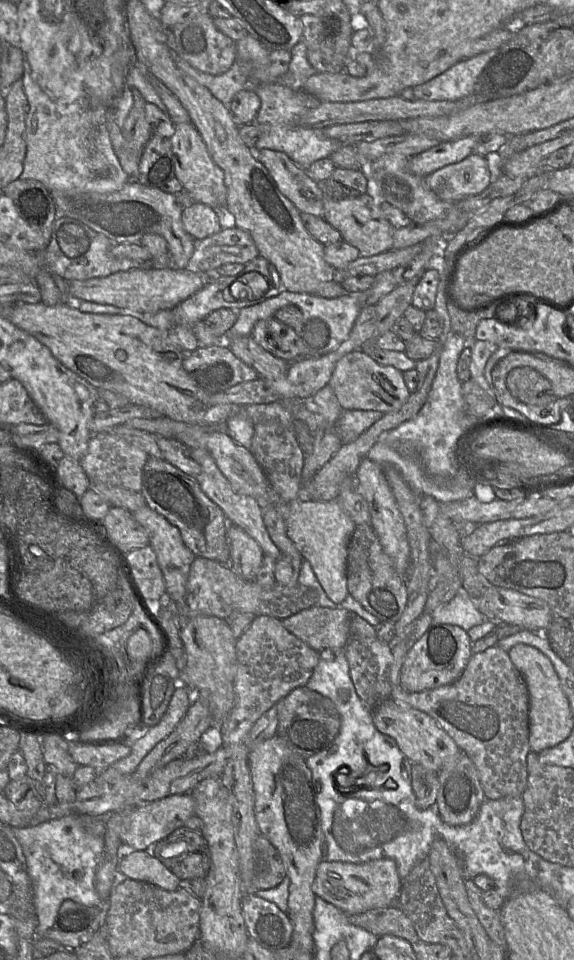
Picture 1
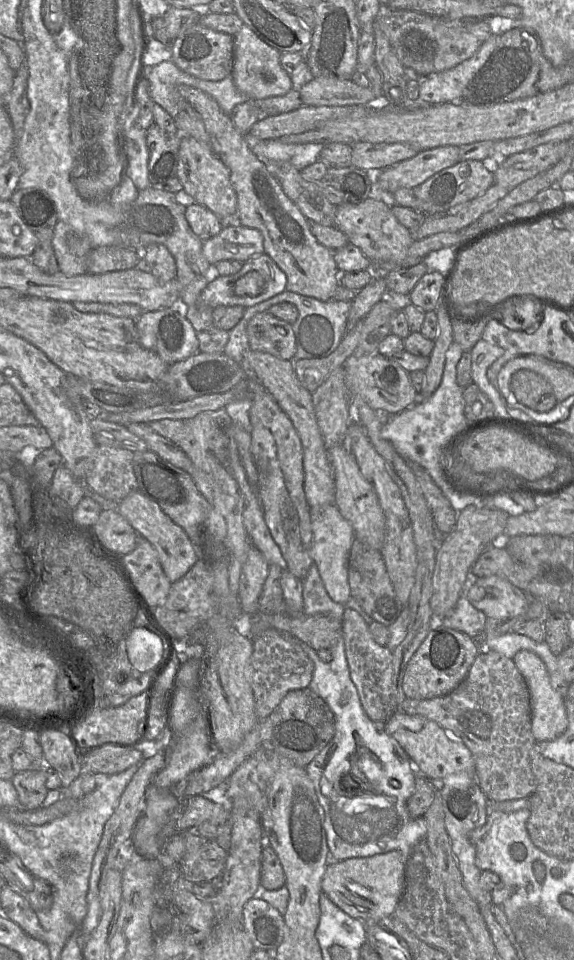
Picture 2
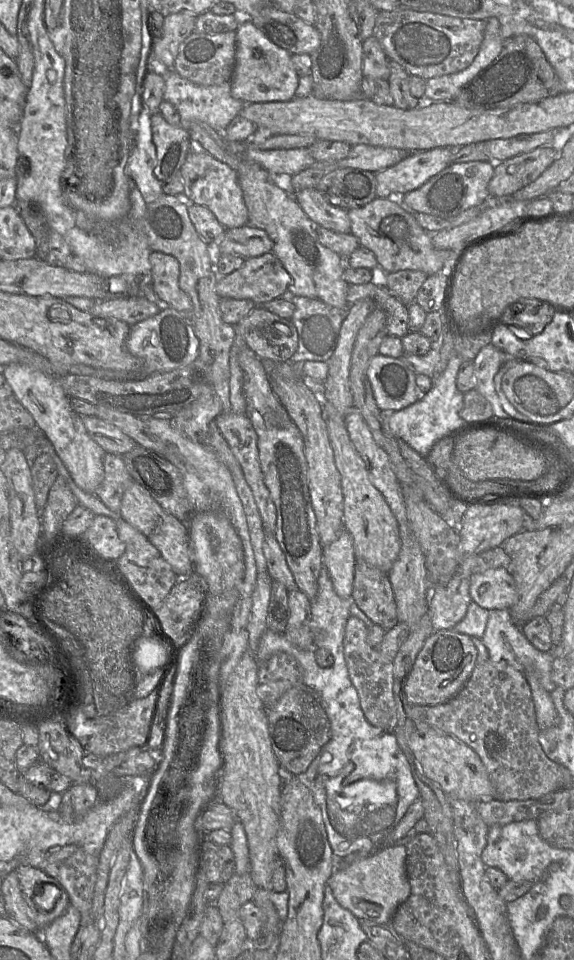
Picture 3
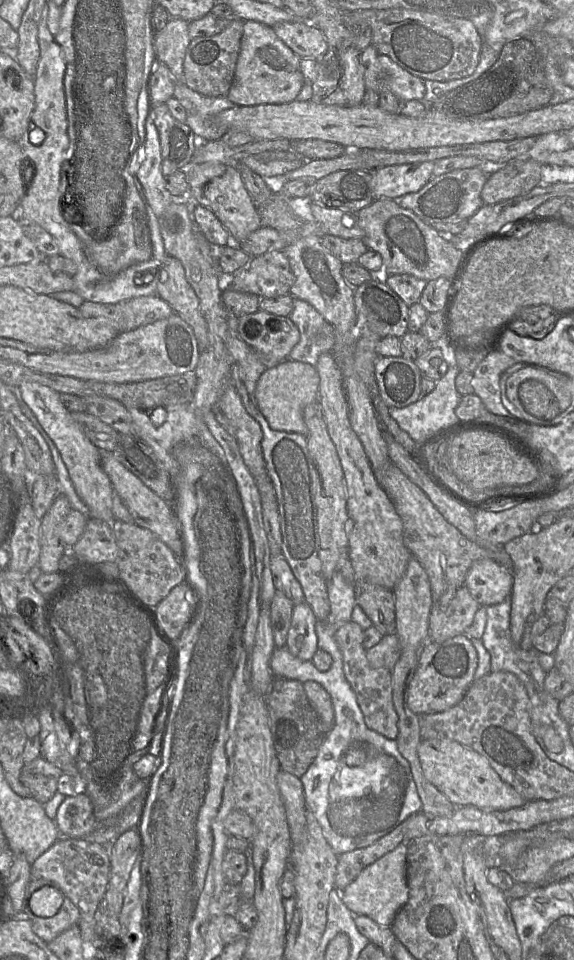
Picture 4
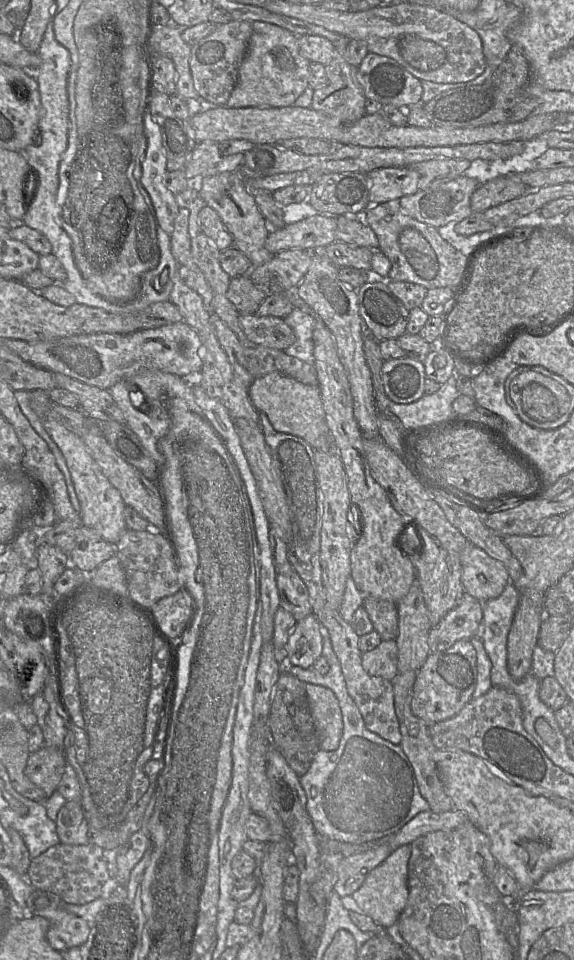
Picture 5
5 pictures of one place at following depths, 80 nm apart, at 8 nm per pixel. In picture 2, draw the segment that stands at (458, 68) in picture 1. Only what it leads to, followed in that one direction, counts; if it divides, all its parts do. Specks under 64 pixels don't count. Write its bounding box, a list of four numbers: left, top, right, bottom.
[419,34,498,105]

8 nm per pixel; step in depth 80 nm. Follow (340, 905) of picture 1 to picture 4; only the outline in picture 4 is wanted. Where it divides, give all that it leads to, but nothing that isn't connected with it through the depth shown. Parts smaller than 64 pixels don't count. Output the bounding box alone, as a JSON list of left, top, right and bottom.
[340,842,409,927]

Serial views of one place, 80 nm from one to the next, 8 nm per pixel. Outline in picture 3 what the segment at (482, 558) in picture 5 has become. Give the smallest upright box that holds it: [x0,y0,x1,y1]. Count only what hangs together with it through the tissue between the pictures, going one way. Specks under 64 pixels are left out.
[469,568,518,611]

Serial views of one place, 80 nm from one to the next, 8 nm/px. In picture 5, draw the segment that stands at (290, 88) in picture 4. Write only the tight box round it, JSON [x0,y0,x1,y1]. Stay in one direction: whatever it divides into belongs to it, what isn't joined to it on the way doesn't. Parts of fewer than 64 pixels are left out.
[228,21,310,108]

